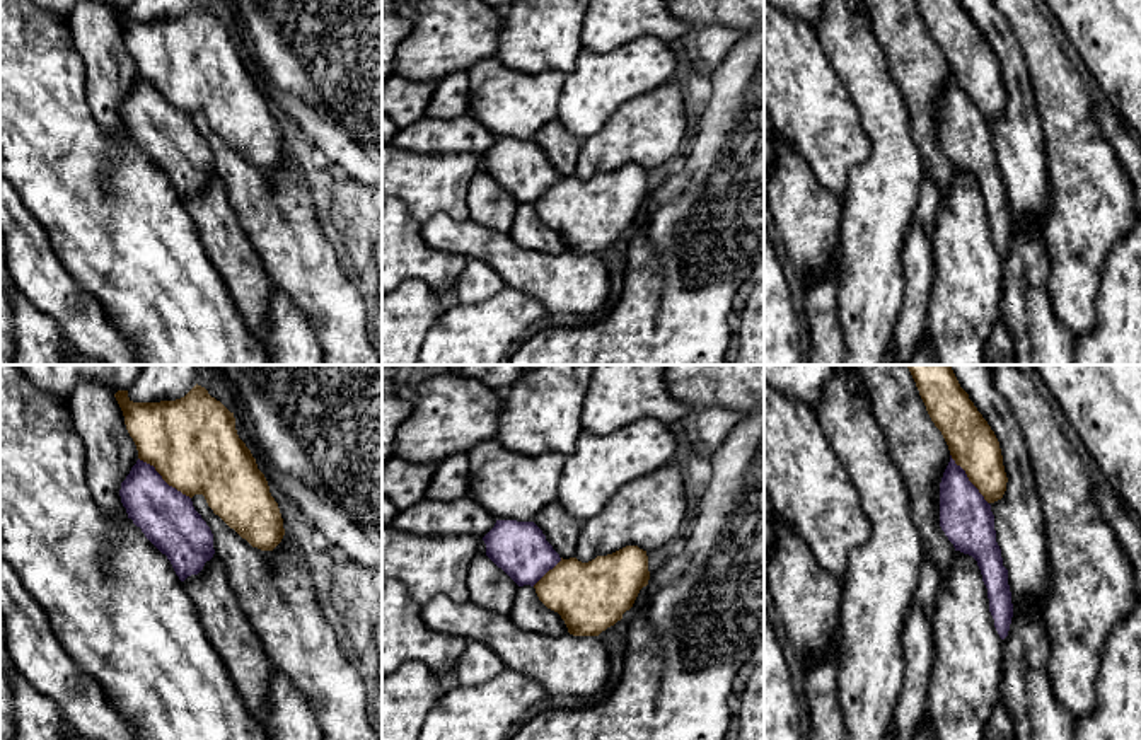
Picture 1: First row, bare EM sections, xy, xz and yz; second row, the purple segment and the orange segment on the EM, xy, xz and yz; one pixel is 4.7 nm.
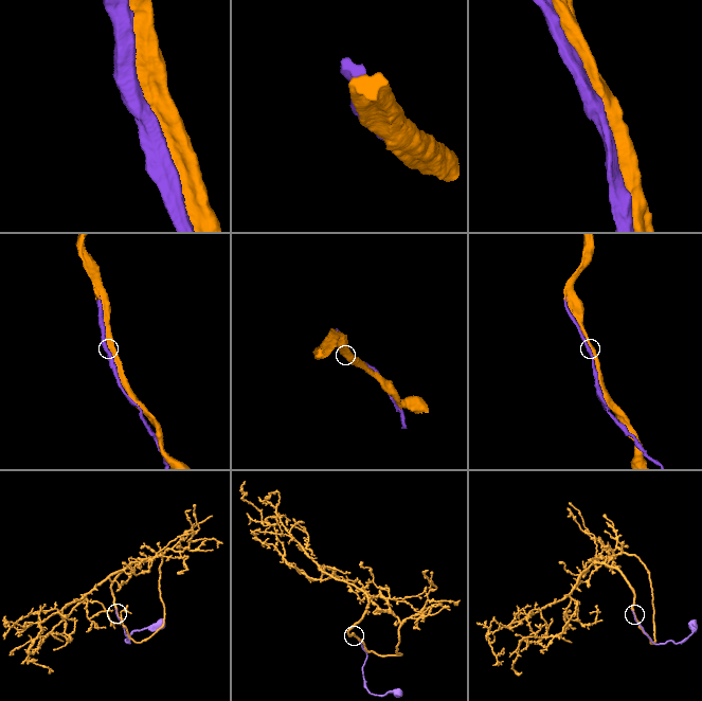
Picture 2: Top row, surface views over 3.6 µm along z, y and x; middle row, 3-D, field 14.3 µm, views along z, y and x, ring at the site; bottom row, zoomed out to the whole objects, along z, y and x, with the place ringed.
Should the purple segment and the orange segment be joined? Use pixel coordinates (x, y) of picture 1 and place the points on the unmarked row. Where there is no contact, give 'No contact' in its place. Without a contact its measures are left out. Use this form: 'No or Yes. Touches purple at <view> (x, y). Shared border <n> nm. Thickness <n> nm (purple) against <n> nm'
Yes. Touches purple at xy (162, 98). Shared border 320 nm. Thickness 260 nm (purple) against 420 nm

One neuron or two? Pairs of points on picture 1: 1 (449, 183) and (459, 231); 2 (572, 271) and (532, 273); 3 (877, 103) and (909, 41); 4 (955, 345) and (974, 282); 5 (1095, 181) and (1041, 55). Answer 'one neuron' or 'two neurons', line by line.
1: two neurons
2: one neuron
3: two neurons
4: one neuron
5: one neuron

